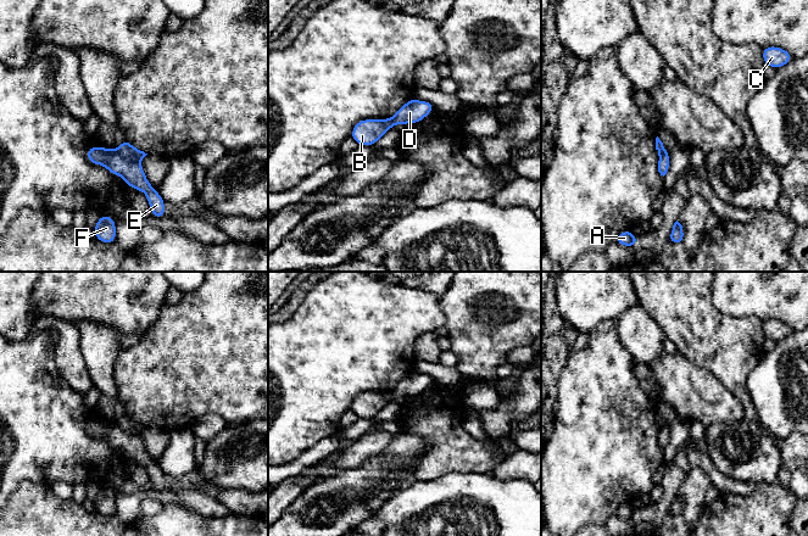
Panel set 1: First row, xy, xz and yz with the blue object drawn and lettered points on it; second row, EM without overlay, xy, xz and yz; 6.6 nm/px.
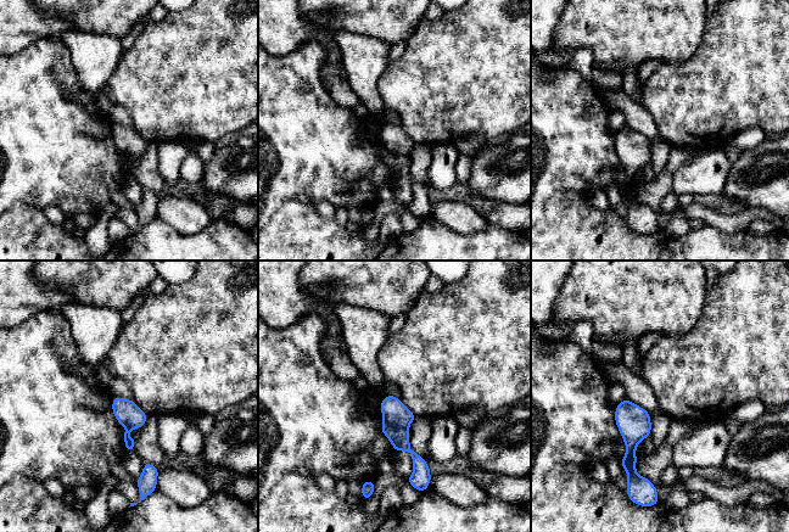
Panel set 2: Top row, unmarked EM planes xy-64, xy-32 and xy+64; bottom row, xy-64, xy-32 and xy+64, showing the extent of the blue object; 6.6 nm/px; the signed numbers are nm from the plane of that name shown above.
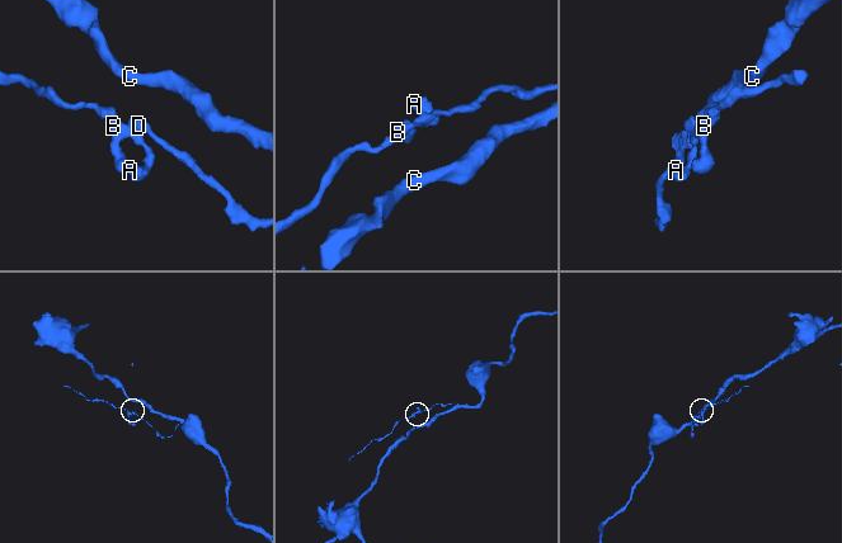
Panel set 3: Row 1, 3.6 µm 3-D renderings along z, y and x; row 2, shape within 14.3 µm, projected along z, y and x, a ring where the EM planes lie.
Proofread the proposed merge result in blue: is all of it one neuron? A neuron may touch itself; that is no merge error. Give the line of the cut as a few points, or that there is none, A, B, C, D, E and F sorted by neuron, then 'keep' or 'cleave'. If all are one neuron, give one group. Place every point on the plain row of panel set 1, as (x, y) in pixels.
cut xy (116, 423), (126, 433), (138, 436); groups A B E F / C D; cleave

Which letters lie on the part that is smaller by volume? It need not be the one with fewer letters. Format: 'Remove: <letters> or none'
Remove: A, B, E, F

